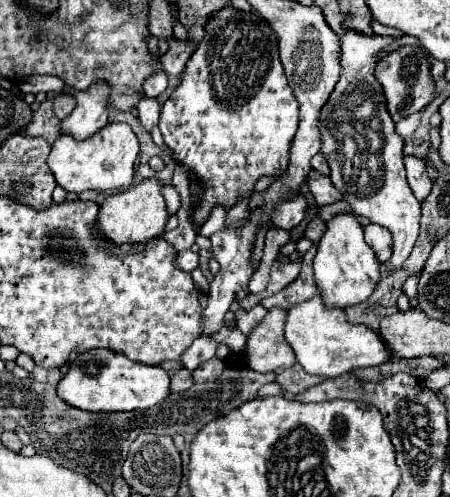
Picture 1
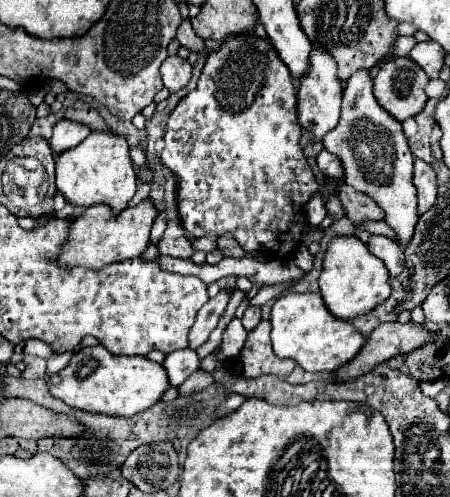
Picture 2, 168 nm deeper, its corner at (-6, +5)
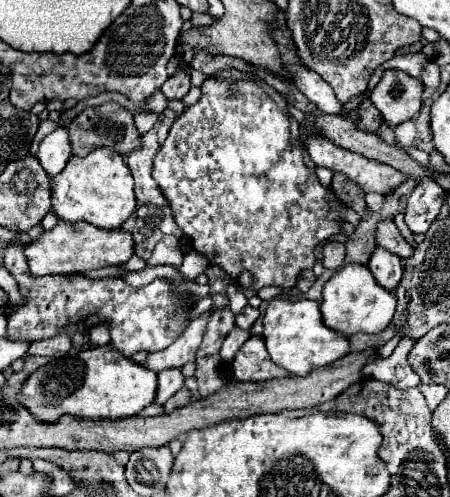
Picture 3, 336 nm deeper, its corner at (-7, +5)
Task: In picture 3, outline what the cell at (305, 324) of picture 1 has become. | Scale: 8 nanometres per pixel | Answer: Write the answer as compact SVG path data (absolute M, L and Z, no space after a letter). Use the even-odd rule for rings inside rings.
M270 300L264 314L262 338L272 362L288 370L292 376L308 376L314 368L332 364L350 352L348 338L326 328L320 306L314 300Z

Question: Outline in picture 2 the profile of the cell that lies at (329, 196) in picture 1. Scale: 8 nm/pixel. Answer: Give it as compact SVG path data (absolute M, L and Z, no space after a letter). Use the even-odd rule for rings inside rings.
M337 184L337 198L341 200L341 206L345 210L345 216L357 224L363 220L383 220L381 208L363 192L357 192L355 188L347 184Z

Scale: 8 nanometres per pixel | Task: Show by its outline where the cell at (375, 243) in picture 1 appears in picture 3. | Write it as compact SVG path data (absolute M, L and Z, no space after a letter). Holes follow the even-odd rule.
M380 246L372 252L368 268L370 268L374 280L378 282L378 286L382 286L388 292L392 292L398 286L398 282L402 280L402 274L404 274L402 260Z

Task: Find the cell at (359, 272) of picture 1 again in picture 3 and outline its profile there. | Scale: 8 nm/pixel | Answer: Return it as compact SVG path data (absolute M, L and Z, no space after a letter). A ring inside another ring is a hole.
M348 264L340 268L324 286L324 300L320 304L322 320L328 328L340 332L342 336L350 338L352 334L366 332L366 334L376 334L382 332L382 328L388 328L394 308L396 308L396 298L392 292L380 288L372 276L372 272L362 266L362 264Z

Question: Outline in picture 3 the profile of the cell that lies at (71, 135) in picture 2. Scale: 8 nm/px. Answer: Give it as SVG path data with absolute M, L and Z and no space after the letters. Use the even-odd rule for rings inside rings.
M58 126L52 134L44 138L40 150L36 152L36 158L42 164L48 178L58 176L64 170L70 156L72 156L72 148L68 142L68 130L62 126Z

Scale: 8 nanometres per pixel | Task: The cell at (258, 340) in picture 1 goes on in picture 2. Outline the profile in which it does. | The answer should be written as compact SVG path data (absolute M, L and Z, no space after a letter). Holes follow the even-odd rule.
M261 320L259 326L249 332L247 342L241 350L243 376L257 378L263 374L273 374L273 376L285 378L297 366L293 360L279 360L279 356L275 356L271 348L269 332L271 332L269 320Z

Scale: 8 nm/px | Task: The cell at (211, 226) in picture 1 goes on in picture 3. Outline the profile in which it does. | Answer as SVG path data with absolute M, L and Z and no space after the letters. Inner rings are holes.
M190 252L190 254L186 254L186 258L184 258L184 264L178 268L178 270L184 270L184 276L182 276L182 280L194 280L196 276L200 276L204 270L206 270L206 260L204 260L204 256L202 254L198 254L198 252Z

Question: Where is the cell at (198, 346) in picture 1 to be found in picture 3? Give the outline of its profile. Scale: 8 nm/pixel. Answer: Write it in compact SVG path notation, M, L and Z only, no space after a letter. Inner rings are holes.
M164 370L158 374L158 390L156 390L156 404L164 404L170 396L174 396L184 386L184 376L180 370Z

